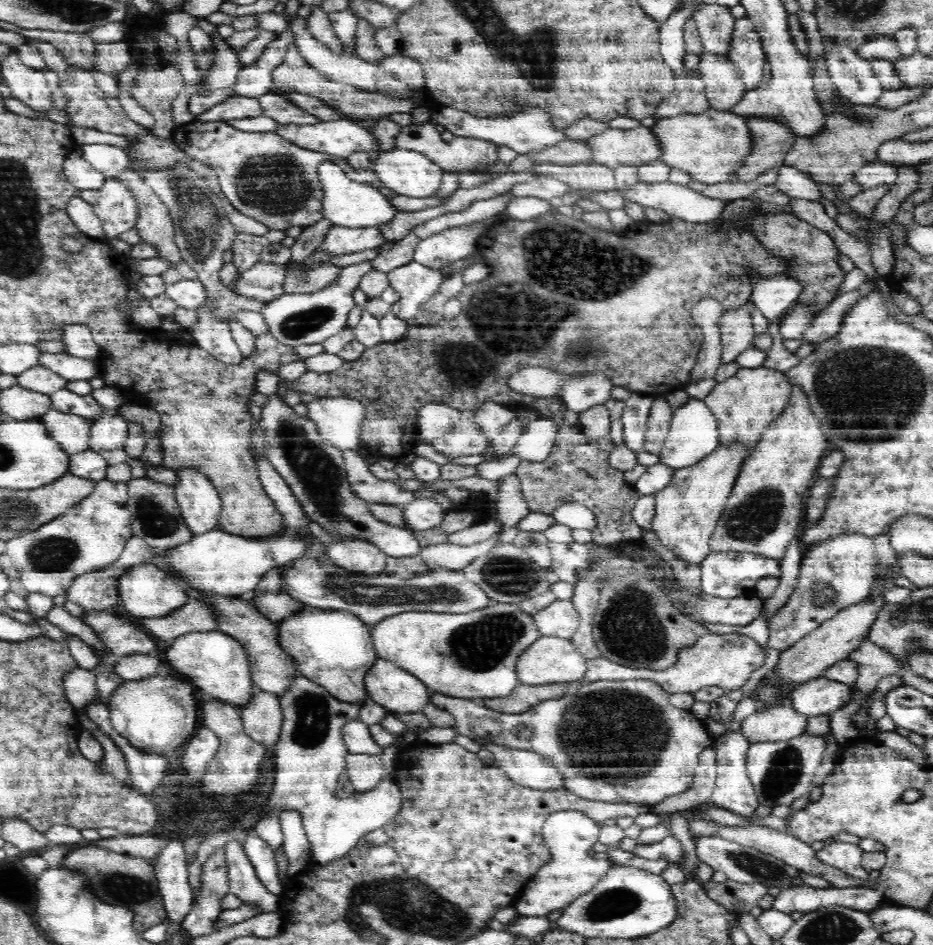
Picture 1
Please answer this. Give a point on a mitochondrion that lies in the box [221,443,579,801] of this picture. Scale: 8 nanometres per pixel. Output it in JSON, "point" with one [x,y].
{"point":[365,593]}

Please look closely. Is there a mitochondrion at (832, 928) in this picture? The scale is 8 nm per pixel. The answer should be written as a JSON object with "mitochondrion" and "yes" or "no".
{"mitochondrion":"yes"}

